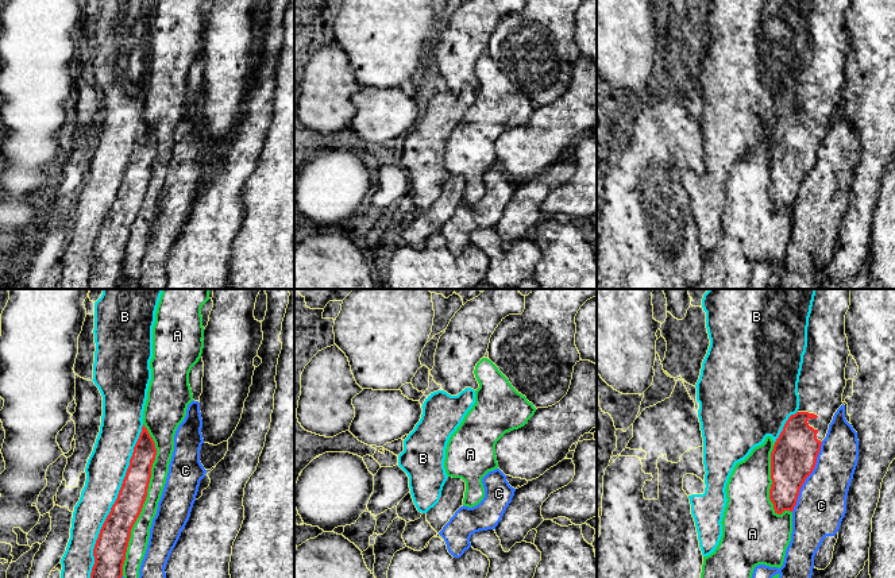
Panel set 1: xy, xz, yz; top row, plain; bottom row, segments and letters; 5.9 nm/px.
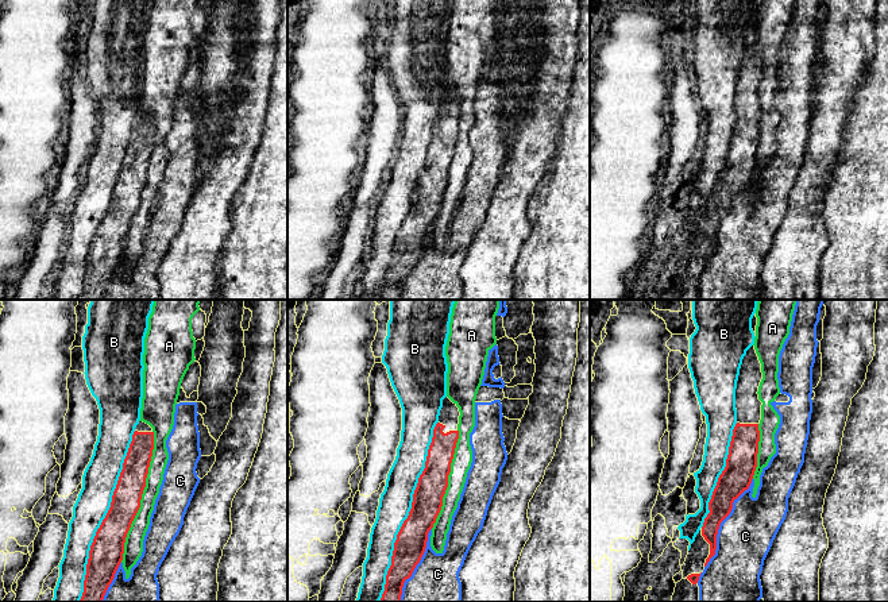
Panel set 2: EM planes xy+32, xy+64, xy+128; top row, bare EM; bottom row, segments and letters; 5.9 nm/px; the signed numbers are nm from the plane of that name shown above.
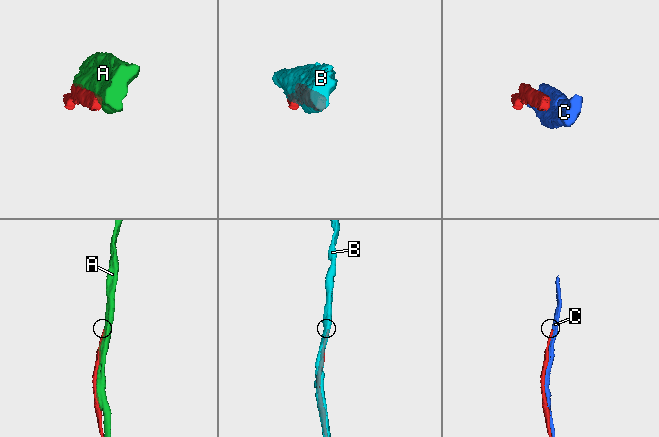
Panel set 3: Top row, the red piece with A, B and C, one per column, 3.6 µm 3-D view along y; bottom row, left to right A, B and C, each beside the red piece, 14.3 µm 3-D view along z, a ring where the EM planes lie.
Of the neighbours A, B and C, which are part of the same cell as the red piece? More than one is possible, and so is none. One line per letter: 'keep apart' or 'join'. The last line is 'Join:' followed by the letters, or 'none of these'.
A: keep apart
B: keep apart
C: keep apart
Join: none of these

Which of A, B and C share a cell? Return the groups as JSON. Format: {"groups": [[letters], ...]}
{"groups": [["A"], ["B"], ["C"]]}

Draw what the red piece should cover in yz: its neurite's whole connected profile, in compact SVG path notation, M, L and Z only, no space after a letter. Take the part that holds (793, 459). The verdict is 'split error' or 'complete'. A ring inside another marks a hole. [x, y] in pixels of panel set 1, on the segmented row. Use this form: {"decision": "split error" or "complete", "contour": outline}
{"decision": "split error", "contour": "M815 289L807 327L807 347L798 382L799 409L786 421L771 452L769 500L778 515L794 510L799 490L815 467L829 424L844 404L845 367L850 354L845 335L845 315L849 305L850 289Z"}

